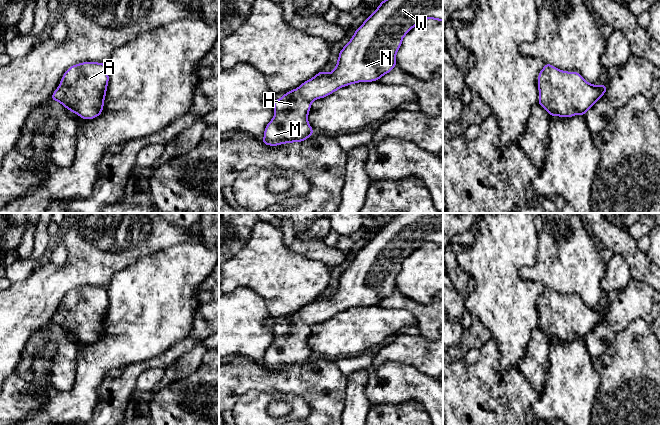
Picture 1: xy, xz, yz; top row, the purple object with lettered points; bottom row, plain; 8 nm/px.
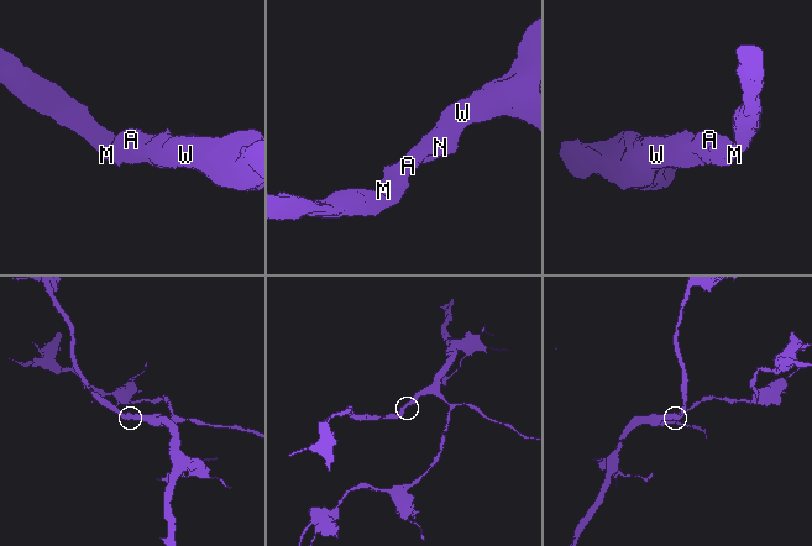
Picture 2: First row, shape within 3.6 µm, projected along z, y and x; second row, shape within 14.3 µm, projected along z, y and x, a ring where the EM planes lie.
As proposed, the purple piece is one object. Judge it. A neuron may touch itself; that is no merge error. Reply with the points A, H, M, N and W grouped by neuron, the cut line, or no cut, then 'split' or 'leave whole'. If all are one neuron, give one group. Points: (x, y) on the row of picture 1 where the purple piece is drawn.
groups A H M N W; cut none; leave whole

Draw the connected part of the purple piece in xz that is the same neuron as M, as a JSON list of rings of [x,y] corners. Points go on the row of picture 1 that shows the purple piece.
[[[384,0],[379,7],[356,30],[352,39],[339,53],[336,68],[331,73],[320,71],[297,89],[286,92],[282,98],[274,101],[275,115],[267,124],[262,143],[270,146],[300,142],[313,133],[308,123],[311,102],[327,97],[337,89],[357,82],[378,81],[389,73],[396,64],[396,52],[403,37],[425,19],[443,21],[443,0]]]

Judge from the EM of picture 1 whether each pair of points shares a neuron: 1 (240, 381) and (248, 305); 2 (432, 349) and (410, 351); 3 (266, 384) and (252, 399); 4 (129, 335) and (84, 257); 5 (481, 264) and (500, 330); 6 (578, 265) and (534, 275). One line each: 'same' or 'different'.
1: different
2: same
3: different
4: different
5: same
6: same

